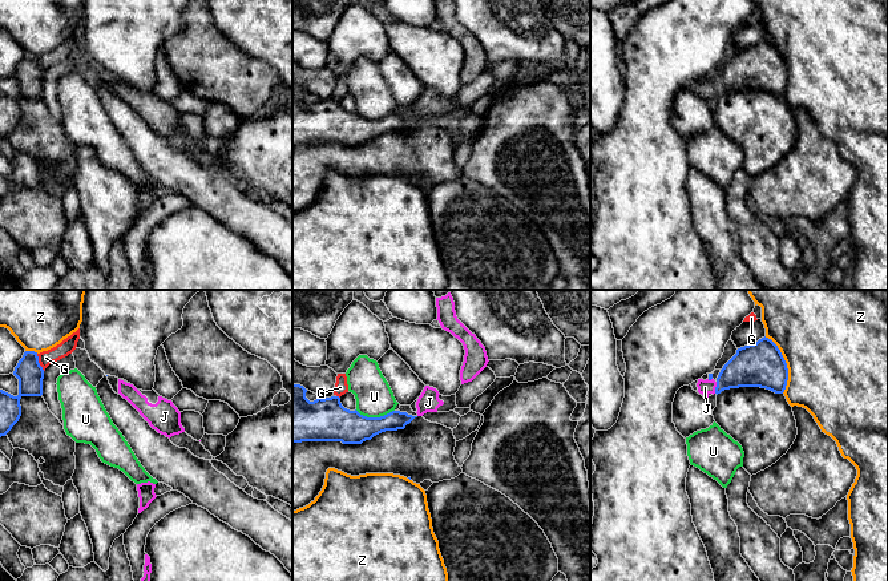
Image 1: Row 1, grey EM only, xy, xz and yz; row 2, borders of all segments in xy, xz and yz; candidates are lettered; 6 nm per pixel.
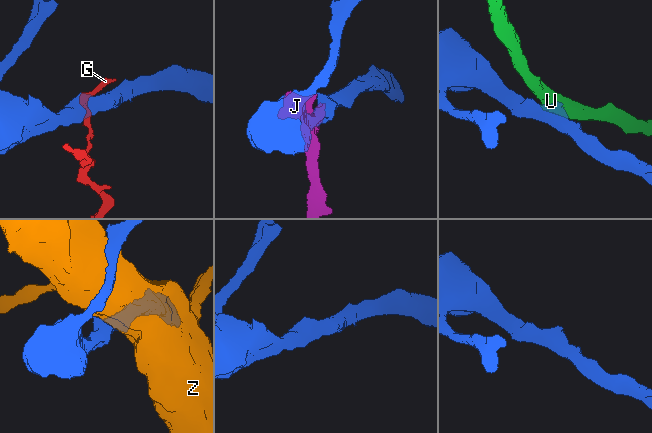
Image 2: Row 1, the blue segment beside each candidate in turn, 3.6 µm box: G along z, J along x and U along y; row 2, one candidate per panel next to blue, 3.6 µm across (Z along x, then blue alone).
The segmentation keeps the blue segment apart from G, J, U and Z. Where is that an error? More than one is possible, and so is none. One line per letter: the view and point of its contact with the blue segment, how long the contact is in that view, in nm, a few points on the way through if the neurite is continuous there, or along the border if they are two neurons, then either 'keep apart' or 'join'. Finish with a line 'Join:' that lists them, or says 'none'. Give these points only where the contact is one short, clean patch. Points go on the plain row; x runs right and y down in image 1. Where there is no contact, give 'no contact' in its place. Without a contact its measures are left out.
G: xy (37, 64) | 120 nm | keep apart
J: yz (715, 89) | 70 nm | across yz (750, 69), (735, 75), (715, 89), (705, 89) | join
U: xz (375, 120) | 240 nm | along xz (355, 112), (367, 118), (383, 118), (394, 113) | keep apart
Z: yz (786, 65) | 360 nm | keep apart
Join: J

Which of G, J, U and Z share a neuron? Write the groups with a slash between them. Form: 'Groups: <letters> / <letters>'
Groups: G / J / U / Z

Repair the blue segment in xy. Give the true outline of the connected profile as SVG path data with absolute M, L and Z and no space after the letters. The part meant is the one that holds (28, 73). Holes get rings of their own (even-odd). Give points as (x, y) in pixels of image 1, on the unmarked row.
M25 53L15 69L13 77L19 81L19 97L13 98L0 92L0 140L5 138L19 124L20 101L43 97L44 72L39 65L37 55Z

